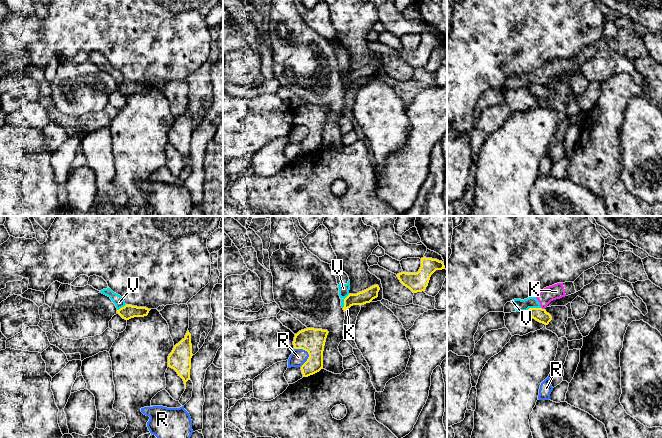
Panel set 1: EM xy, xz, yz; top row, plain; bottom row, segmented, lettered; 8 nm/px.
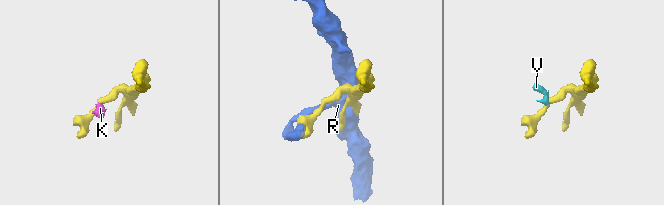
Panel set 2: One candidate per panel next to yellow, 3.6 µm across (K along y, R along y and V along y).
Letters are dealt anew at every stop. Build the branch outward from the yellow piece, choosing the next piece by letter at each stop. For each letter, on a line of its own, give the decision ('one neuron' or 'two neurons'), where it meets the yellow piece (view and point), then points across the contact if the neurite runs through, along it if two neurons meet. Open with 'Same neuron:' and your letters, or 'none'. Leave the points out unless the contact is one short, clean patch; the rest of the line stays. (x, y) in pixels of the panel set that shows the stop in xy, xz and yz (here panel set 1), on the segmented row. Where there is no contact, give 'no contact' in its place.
Same neuron: none
K: two neurons; contact yz (543, 309); border yz (541, 307), (544, 309)
R: two neurons; contact xz (308, 353); border xz (294, 348), (302, 348), (308, 354), (308, 358), (300, 366)
V: two neurons; contact yz (533, 308); border yz (540, 307), (529, 307), (526, 310)

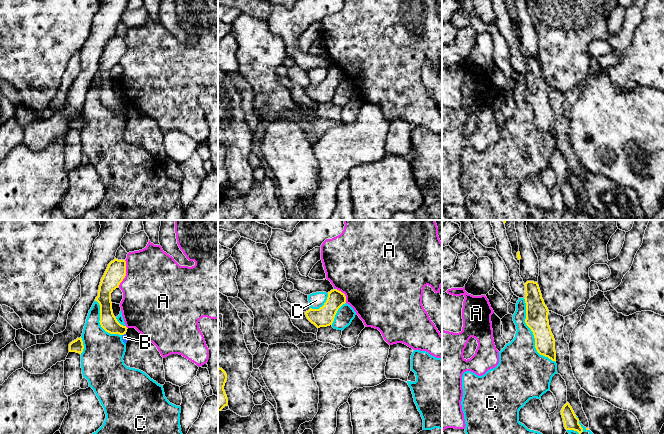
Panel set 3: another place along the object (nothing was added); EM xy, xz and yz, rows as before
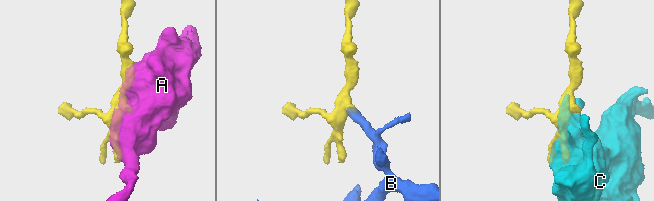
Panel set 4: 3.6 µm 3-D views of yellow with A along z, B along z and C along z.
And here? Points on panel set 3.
Same neuron: B
A: two neurons; contact xy (125, 273)
B: one neuron; contact xy (123, 334); way xy (108, 321), (123, 334), (124, 337)
C: two neurons; contact yz (533, 334)

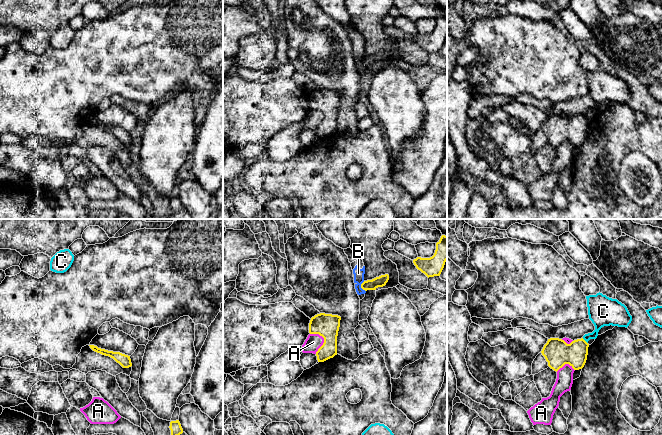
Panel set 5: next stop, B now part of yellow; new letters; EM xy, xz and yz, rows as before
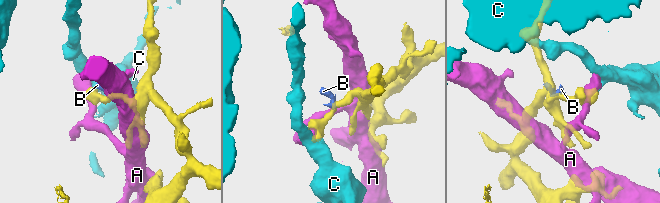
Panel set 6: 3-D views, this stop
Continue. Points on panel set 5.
Same neuron: none
A: two neurons; contact xz (324, 339)
B: two neurons; contact xz (361, 286); border xz (363, 281), (361, 287), (365, 291)
C: two neurons; contact yz (585, 341); border yz (582, 338), (587, 343)

